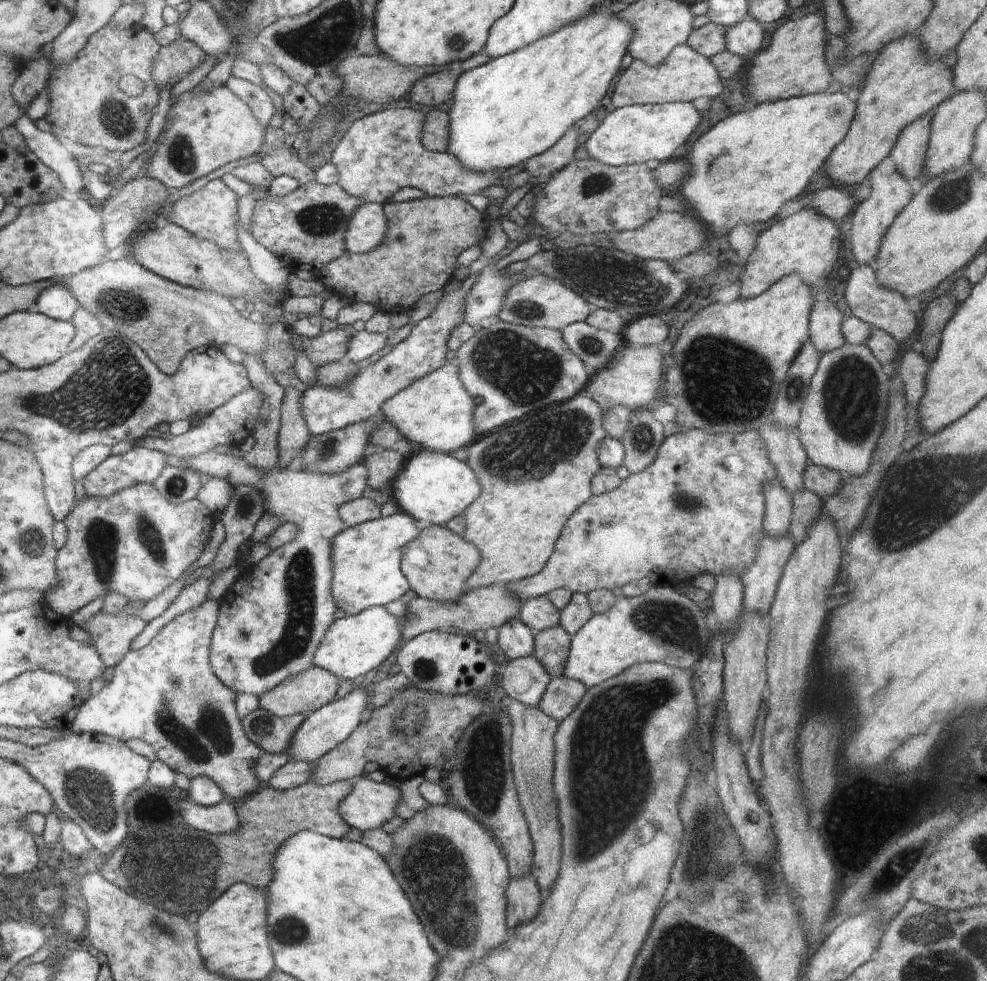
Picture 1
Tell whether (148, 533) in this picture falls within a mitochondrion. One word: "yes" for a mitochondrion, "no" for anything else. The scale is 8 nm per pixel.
yes

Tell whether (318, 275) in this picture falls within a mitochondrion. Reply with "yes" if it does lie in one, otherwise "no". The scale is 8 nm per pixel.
no

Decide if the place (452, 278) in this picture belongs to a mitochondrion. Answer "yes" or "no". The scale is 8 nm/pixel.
no

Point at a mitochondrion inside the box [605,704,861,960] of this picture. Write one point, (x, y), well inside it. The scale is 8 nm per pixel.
(706, 856)

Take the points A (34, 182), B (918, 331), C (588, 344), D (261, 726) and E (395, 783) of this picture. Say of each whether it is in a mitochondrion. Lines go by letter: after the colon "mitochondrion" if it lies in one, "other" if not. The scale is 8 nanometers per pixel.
A: other
B: other
C: mitochondrion
D: mitochondrion
E: other

